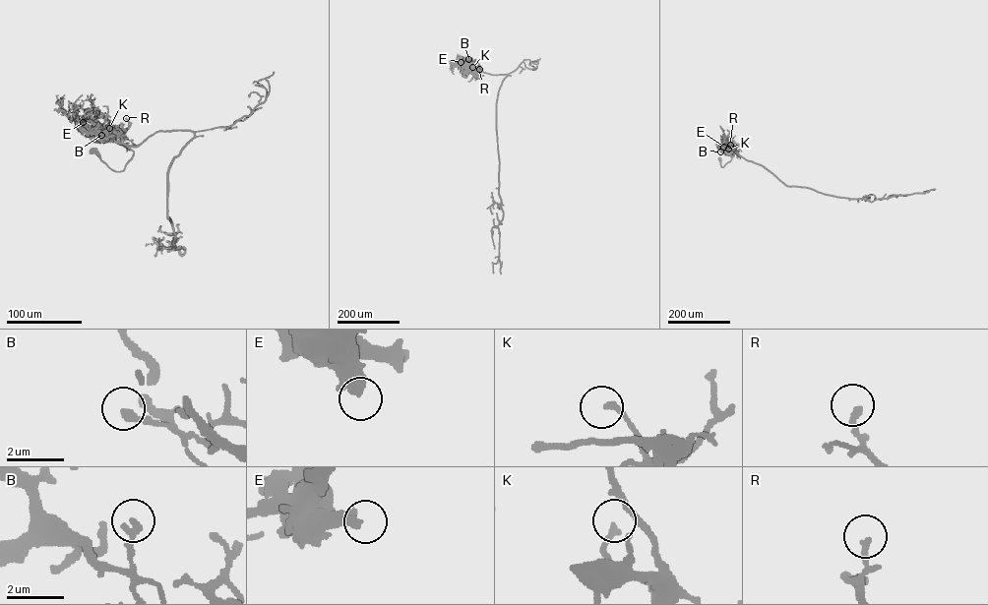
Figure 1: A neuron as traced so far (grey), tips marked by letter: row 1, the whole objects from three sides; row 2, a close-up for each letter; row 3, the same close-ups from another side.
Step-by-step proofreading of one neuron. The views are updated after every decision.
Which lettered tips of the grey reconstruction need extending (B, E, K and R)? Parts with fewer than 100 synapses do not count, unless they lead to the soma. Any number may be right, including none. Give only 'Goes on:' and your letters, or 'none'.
Goes on: none

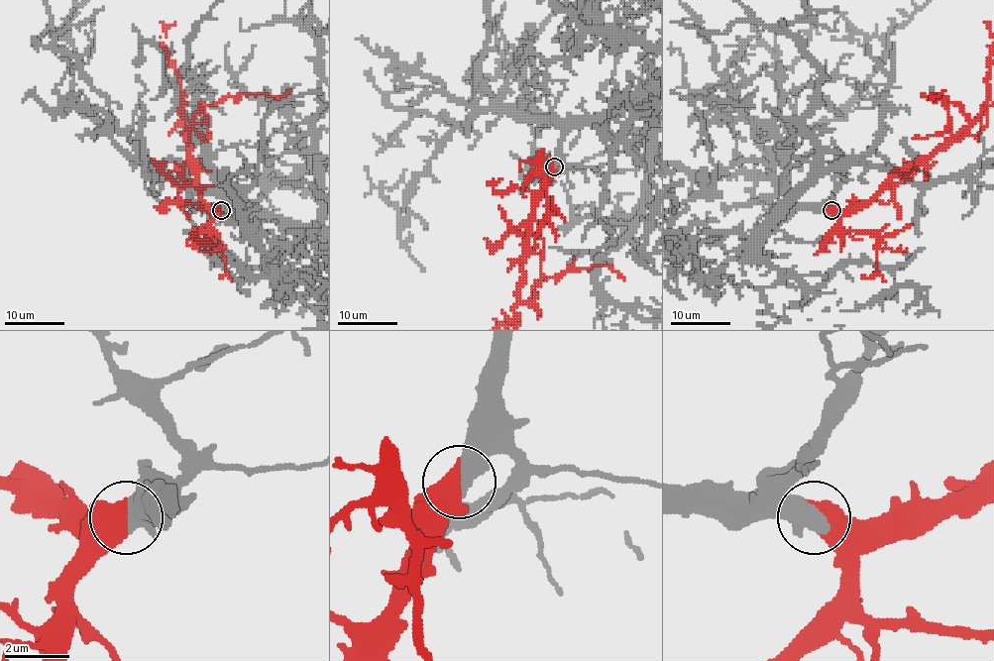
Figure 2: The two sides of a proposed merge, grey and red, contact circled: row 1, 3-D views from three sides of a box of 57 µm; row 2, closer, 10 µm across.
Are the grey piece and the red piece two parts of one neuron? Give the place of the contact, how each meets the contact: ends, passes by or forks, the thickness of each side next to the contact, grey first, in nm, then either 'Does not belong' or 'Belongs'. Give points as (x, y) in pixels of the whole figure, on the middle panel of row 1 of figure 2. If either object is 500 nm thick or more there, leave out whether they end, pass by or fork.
Place: (554, 166). Thickness 600 nm (grey) against 750 nm. Belongs

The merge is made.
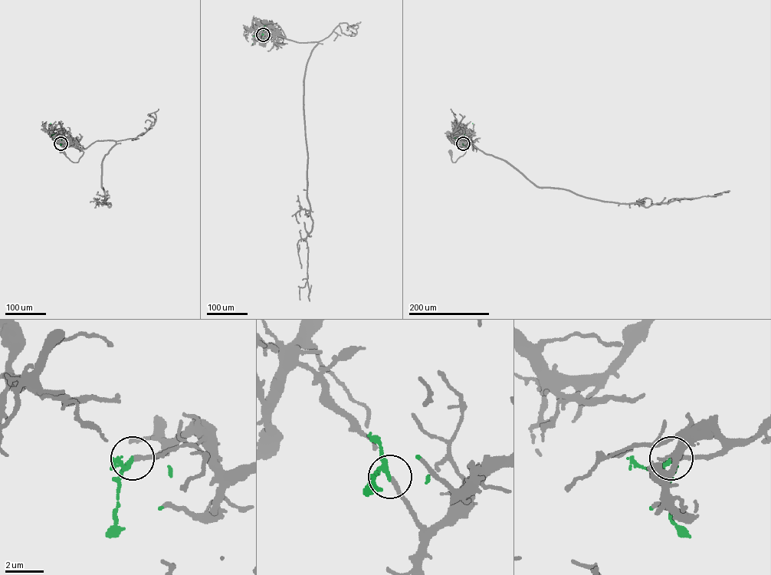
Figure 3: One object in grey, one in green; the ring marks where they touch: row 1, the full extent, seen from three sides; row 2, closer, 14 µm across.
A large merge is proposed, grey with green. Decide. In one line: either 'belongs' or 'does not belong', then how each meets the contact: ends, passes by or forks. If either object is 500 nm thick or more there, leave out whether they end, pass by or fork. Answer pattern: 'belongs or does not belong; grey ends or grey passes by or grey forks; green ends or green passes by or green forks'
does not belong; grey ends; green passes by

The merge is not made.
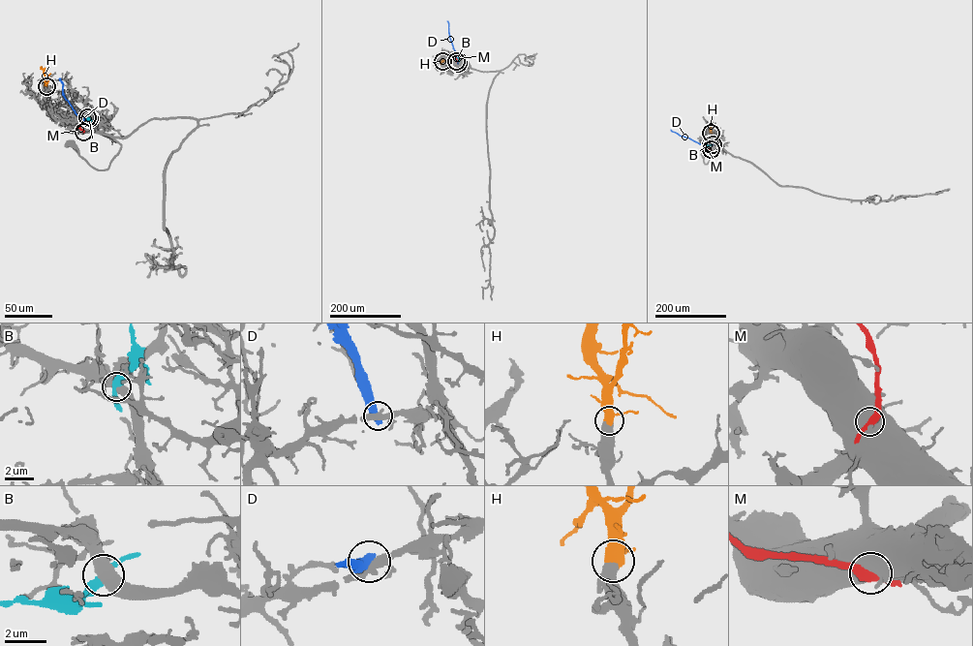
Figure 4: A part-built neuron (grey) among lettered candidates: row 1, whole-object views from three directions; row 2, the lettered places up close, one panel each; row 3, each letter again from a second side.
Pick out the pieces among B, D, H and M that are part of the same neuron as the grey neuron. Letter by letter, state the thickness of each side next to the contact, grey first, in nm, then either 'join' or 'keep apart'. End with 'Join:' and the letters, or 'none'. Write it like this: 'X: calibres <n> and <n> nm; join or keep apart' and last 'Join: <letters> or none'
B: calibres 480 and 360 nm; keep apart
D: calibres 320 and 550 nm; keep apart
H: calibres 550 and 440 nm; join
M: calibres 800 and 400 nm; keep apart
Join: H

